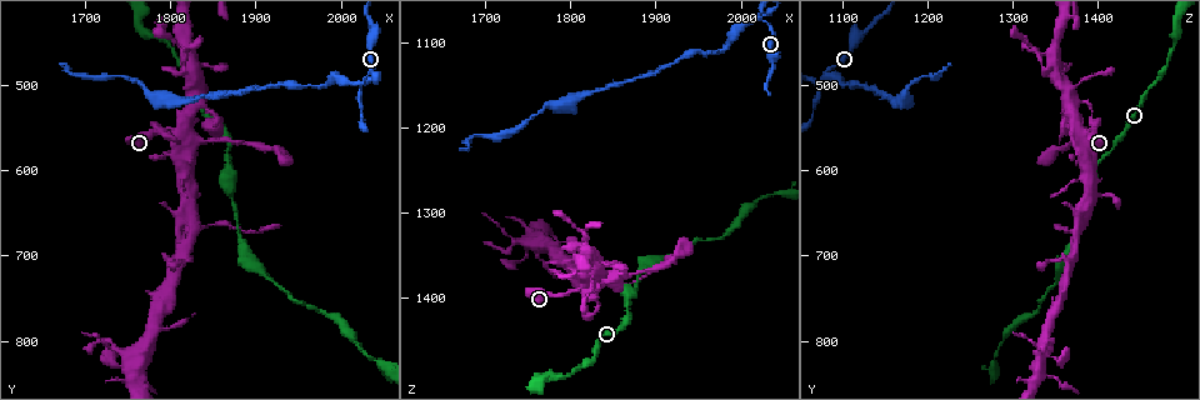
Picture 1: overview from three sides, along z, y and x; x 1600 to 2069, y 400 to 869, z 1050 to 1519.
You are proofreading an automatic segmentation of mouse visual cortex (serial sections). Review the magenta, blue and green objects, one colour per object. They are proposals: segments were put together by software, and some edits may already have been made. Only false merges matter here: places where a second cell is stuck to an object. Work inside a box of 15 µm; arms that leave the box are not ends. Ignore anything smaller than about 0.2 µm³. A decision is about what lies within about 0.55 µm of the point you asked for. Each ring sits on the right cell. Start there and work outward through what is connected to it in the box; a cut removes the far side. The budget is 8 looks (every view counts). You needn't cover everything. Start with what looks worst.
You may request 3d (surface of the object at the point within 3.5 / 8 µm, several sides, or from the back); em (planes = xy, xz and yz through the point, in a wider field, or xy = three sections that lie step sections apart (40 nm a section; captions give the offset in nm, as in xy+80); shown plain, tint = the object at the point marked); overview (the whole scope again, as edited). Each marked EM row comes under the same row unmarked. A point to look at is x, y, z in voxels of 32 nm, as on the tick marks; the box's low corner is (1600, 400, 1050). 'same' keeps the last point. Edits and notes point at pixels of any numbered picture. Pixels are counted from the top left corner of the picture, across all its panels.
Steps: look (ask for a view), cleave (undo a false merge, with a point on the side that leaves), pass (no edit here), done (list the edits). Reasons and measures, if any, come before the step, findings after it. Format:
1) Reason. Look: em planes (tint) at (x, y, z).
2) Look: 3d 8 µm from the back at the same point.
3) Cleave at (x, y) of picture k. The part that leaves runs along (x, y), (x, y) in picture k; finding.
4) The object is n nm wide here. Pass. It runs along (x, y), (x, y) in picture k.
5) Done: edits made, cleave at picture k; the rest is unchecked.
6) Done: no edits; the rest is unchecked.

Side arm on a straight run. Look: 3d 3.5 µm at (1820, 555, 1380).

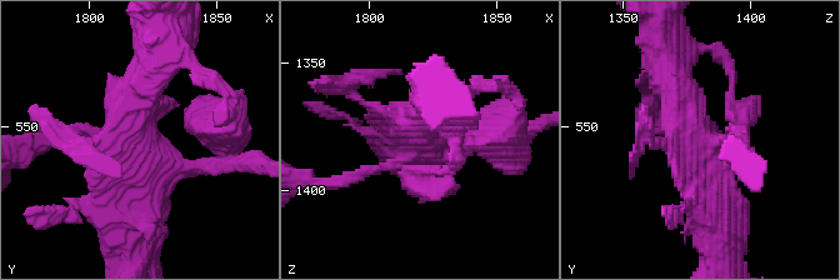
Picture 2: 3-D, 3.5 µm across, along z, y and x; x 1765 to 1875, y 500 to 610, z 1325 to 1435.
Now the EM. Look: em xy step 2 (tint) at (1818, 559, 1383).

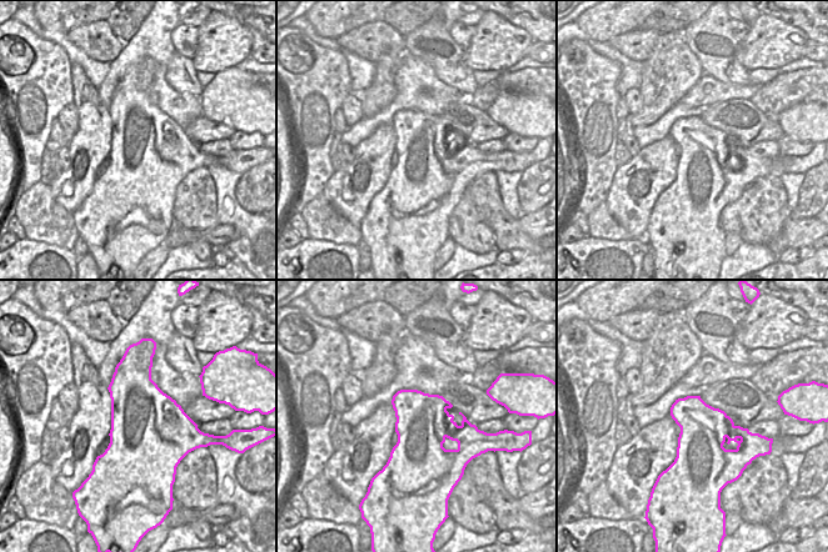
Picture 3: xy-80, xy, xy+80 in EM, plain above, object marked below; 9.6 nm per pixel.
The object is 550 nm wide here. Pass. It runs along (66, 129), (139, 155), (131, 233) in picture 2; all the same cell.

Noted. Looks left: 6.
Thick turns thin. Look: 3d 8 µm at (1765, 815, 1335).

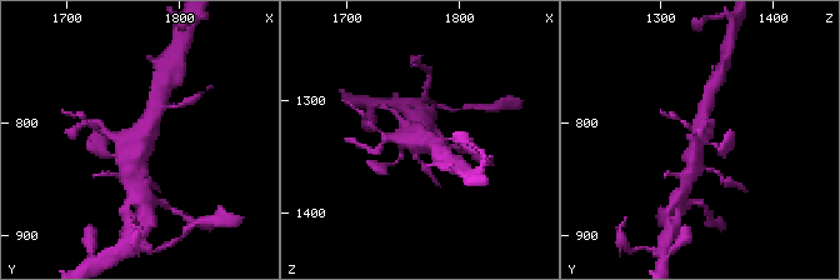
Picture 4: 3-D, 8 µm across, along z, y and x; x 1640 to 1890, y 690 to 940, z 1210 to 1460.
Look: 3d 3.5 µm from the back at (1766, 822, 1332).

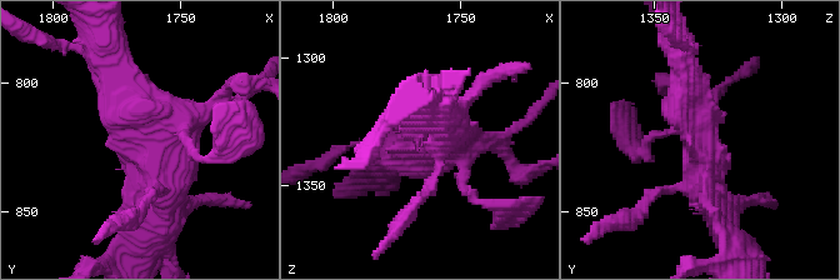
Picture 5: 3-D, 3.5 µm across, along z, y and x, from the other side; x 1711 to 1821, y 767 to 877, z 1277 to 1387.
Look: em xy step 1 (tint) at (1763, 819, 1333).

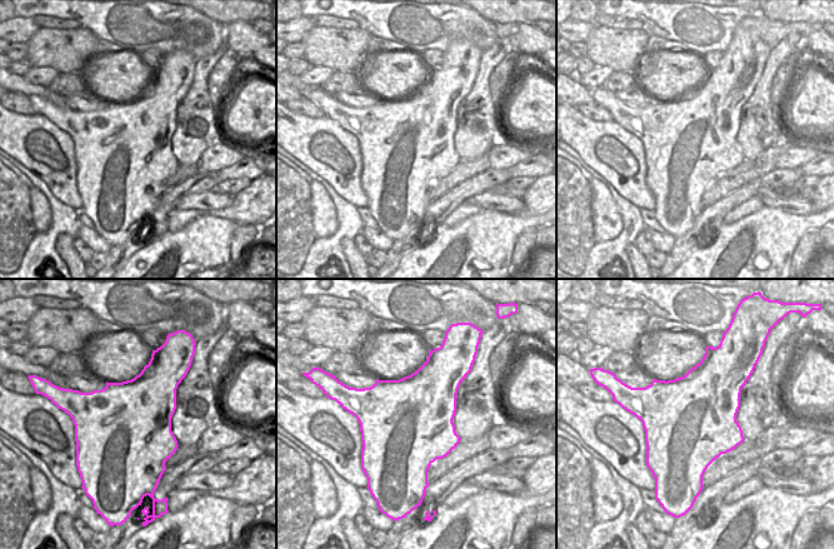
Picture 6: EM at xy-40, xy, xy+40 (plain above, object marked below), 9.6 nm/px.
Pass. It runs along (109, 64), (159, 168), (163, 205) in picture 5; all the same cell.

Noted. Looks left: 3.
Narrows sharply. Look: 3d 8 µm at (1865, 580, 1415).

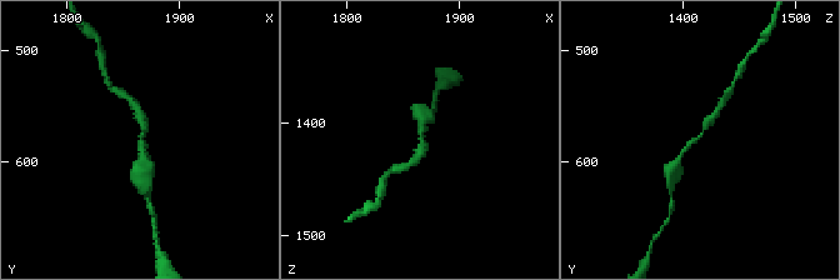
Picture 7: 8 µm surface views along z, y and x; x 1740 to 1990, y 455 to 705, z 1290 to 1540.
The arms are 150, 200 nm wide; need the tissue. Look: em planes (tint) at (1864, 578, 1414).

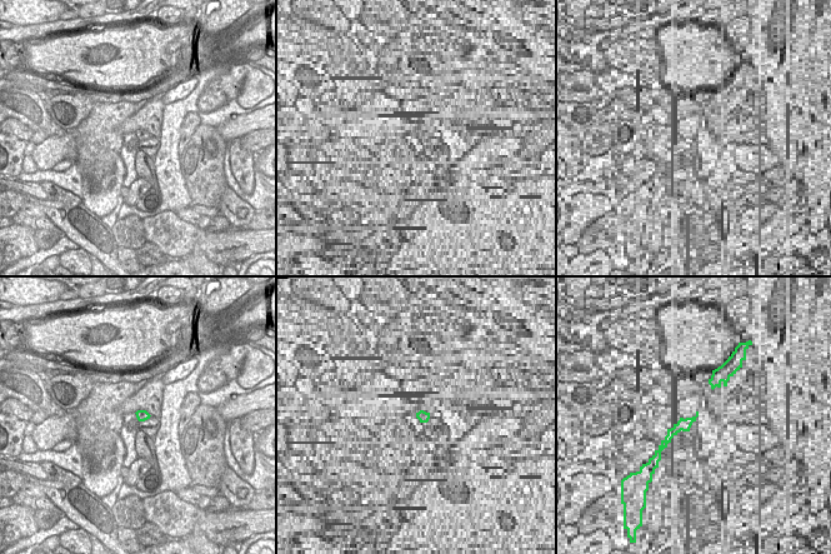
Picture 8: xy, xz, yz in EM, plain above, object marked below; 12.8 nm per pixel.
The object is 140 nm wide here. Pass. It runs along (719, 110), (676, 165) in picture 7; all the same cell.

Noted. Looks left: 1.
Done: no edits; the rest is unchecked.

